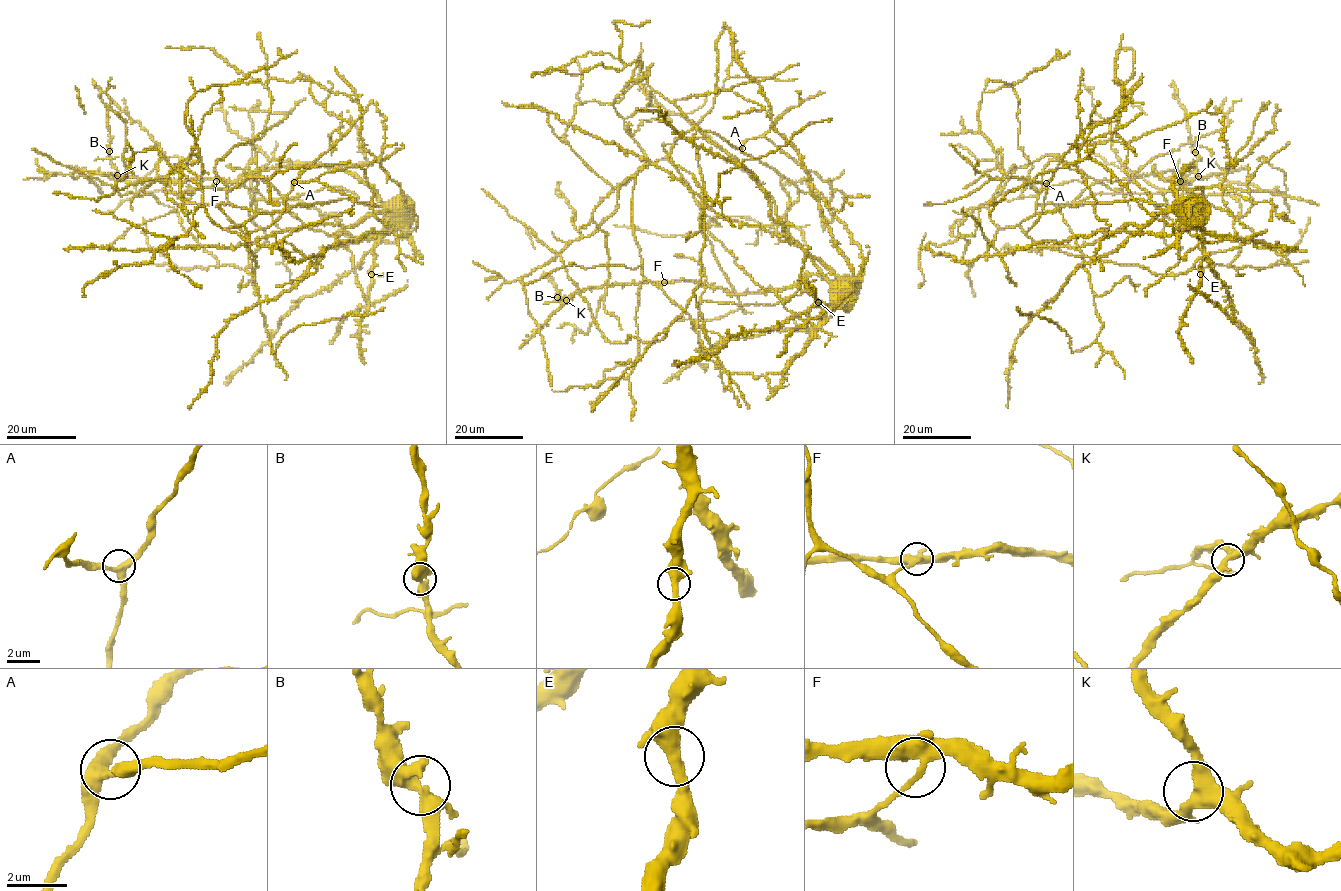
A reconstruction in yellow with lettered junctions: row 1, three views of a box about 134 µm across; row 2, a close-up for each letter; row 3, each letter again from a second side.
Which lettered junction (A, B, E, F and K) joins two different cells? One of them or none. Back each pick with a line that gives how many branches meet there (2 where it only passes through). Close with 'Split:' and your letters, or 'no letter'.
Split: no letter

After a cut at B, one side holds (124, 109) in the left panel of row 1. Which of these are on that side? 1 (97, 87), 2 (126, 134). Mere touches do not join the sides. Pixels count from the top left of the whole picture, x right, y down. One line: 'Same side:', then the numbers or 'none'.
Same side: 2

